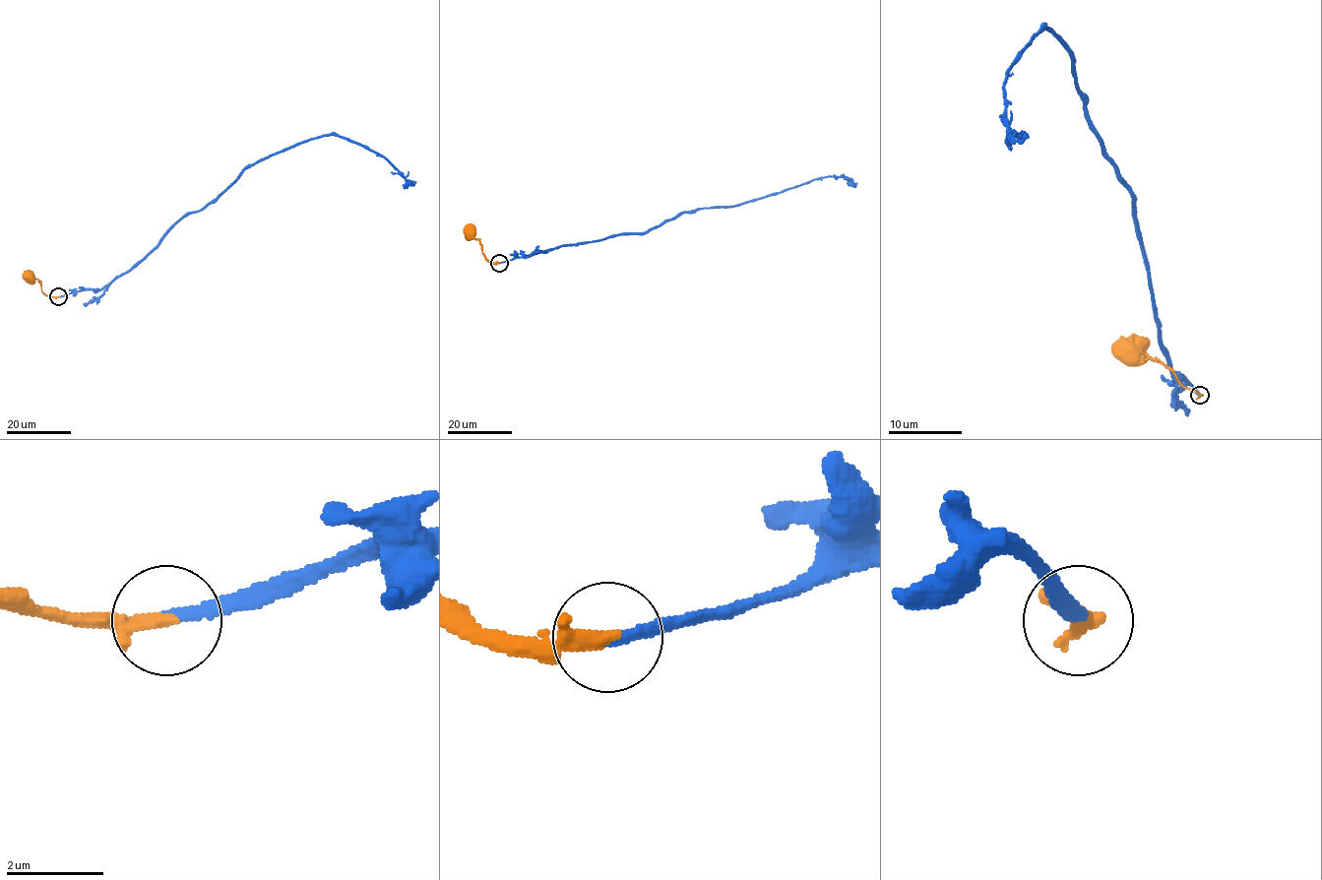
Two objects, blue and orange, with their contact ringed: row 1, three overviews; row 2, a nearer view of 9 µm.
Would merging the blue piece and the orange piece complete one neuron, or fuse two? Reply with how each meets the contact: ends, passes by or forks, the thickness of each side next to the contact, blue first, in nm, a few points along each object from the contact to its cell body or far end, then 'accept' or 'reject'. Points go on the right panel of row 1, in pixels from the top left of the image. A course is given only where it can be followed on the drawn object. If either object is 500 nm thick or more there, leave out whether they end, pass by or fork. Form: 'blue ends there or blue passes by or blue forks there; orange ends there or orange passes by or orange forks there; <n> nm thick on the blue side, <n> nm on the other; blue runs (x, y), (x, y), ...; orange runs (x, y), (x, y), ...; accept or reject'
blue ends there; orange ends there; 240 nm thick on the blue side, 300 nm on the other; blue runs (1201, 395), (1171, 372), (1135, 197), (1088, 115), (1071, 54), (1047, 29), (1005, 84), (1005, 124), (1029, 137); orange runs (1199, 395), (1188, 389), (1148, 354), (1146, 358), (1131, 340), (1126, 344); accept

